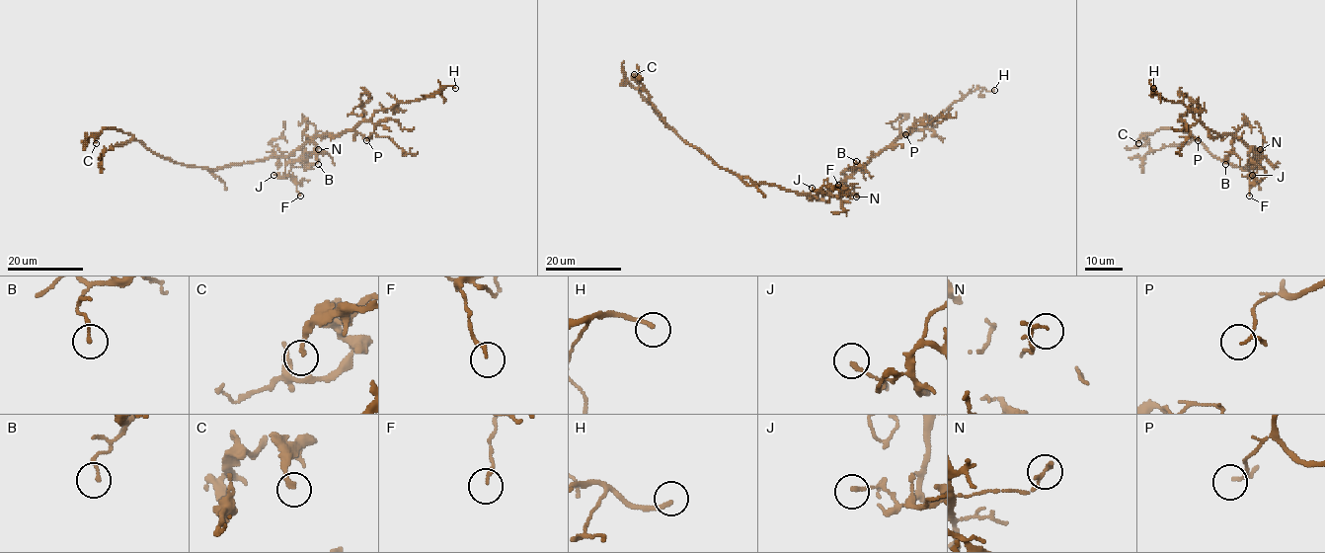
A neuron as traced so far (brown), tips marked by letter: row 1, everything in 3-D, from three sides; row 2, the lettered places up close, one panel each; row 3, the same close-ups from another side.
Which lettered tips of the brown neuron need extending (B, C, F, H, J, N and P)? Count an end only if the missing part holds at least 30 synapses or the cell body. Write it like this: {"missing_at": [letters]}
{"missing_at": ["H"]}

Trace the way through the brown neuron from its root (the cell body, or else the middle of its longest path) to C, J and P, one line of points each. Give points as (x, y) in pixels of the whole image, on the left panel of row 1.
C: (259, 160), (212, 170), (184, 165), (151, 152), (127, 133), (108, 127), (95, 139), (96, 143)
J: (259, 160), (274, 156), (284, 159), (284, 174), (281, 177), (273, 175)
P: (259, 160), (288, 155), (318, 136), (341, 135), (364, 121), (370, 121), (375, 126), (366, 140)

